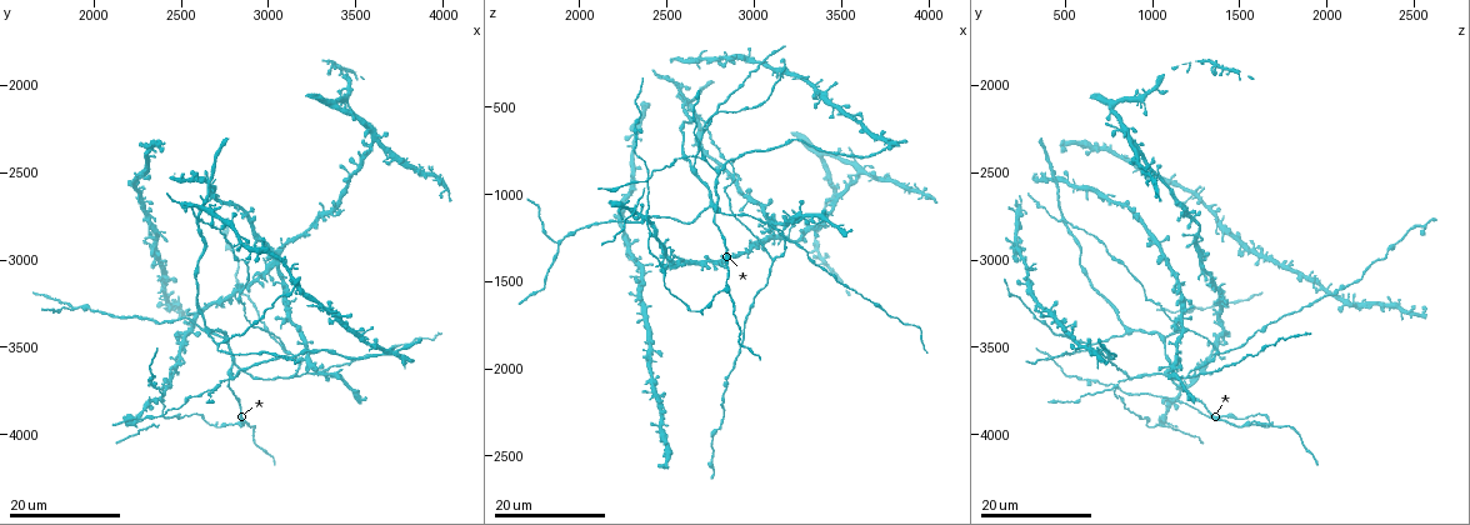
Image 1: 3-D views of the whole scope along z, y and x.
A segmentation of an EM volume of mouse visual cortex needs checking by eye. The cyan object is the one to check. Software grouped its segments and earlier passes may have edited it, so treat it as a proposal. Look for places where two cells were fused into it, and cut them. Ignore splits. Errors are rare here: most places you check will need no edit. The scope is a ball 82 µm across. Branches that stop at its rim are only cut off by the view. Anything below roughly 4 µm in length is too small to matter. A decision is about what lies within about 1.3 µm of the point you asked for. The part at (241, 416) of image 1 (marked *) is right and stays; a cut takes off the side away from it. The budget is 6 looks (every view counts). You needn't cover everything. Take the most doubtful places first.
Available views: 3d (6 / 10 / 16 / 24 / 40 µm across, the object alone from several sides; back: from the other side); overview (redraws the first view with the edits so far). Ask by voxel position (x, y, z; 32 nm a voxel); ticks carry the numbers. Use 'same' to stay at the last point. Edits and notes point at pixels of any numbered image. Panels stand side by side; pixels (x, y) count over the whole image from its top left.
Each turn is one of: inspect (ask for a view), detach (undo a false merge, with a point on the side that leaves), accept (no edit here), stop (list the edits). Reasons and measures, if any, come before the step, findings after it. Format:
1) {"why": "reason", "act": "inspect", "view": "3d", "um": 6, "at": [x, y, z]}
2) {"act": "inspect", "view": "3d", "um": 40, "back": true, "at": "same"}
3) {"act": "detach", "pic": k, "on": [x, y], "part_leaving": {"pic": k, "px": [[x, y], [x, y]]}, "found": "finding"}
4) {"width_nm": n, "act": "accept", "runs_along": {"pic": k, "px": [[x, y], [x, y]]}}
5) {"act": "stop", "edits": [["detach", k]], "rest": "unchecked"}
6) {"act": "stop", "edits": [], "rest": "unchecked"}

{"why": "looks like a crossing", "act": "inspect", "view": "3d", "um": 16, "at": [2620, 2780, 500]}

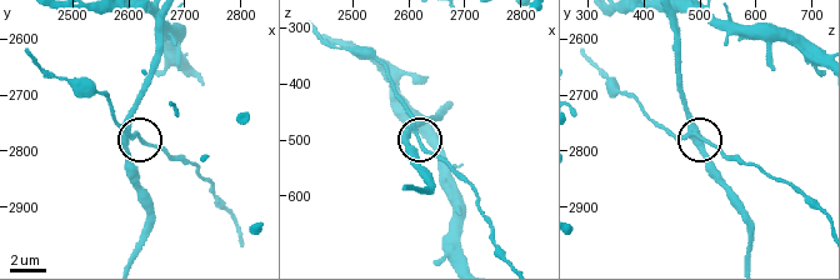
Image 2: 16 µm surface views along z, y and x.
{"act": "inspect", "view": "3d", "um": 6, "at": [2610, 2765, 485]}

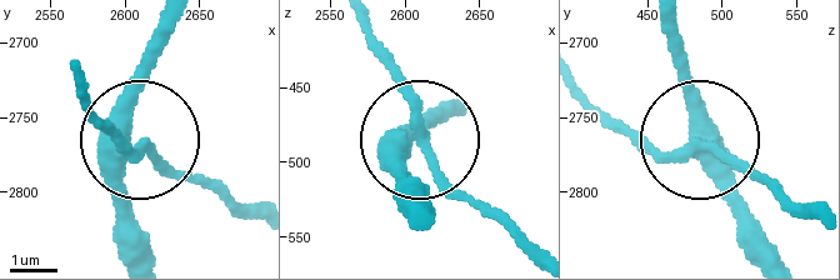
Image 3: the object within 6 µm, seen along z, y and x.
{"width_nm": 360, "act": "accept", "runs_along": {"pic": 3, "px": [[776, 254], [709, 143], [804, 215]]}, "found": "continuous, no second cell"}

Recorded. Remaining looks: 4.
{"why": "two arms in line, one across", "act": "inspect", "view": "3d", "um": 24, "at": [3140, 3660, 1200]}

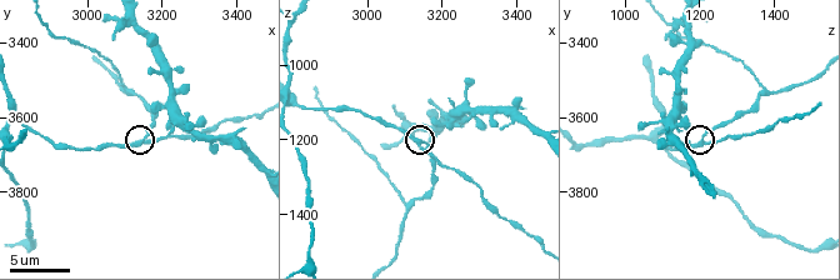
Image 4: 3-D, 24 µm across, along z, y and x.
{"why": "closer look", "act": "inspect", "view": "3d", "um": 10, "at": [3130, 3660, 1210]}

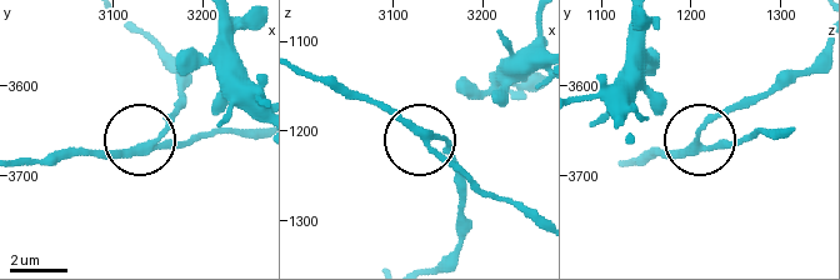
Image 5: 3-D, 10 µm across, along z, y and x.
{"width_nm": 240, "act": "accept", "runs_along": {"pic": 5, "px": [[21, 159], [129, 153], [198, 138]]}, "found": "continuous, no second cell"}

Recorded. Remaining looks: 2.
{"why": "arms part here", "act": "inspect", "view": "3d", "um": 24, "at": [2820, 3940, 1540]}

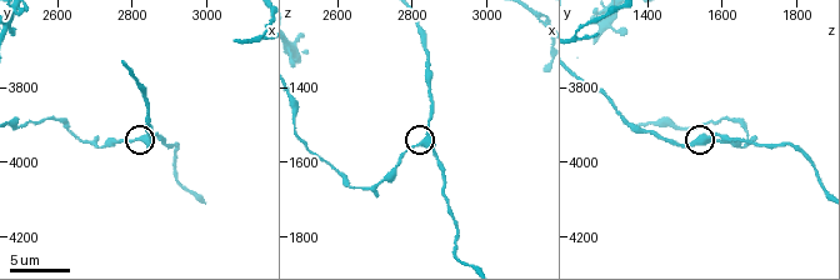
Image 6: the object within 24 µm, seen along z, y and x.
{"act": "inspect", "view": "3d", "um": 6, "at": [2830, 3930, 1550]}

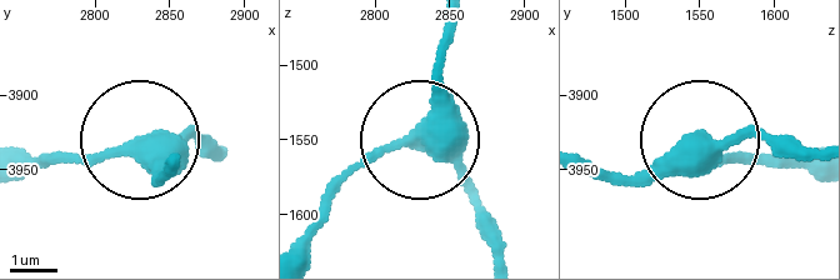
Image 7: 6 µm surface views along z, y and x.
{"act": "accept", "runs_along": {"pic": 7, "px": [[444, 20], [444, 104], [428, 139], [488, 231]]}, "found": "one cell here"}

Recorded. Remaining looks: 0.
{"act": "stop", "edits": [], "rest": "unchecked"}

